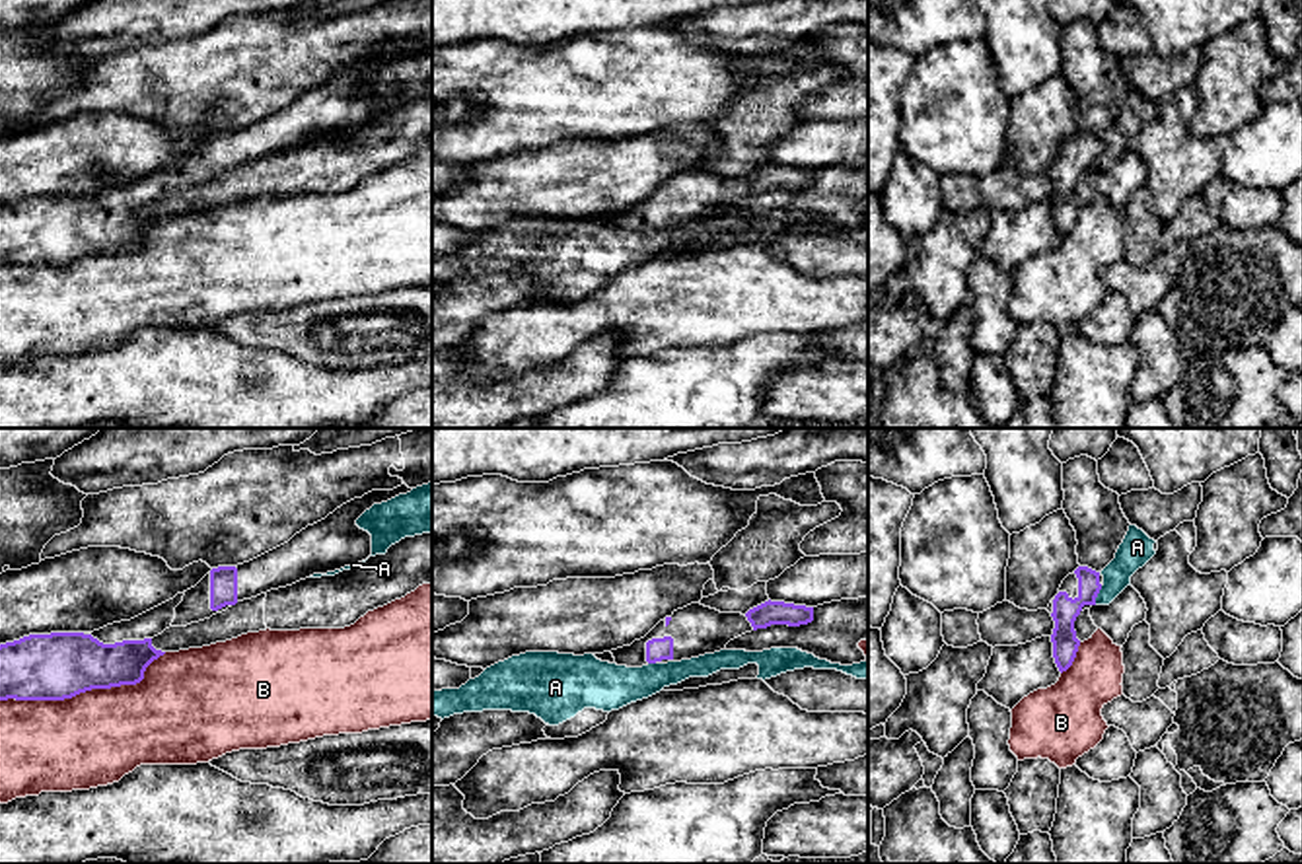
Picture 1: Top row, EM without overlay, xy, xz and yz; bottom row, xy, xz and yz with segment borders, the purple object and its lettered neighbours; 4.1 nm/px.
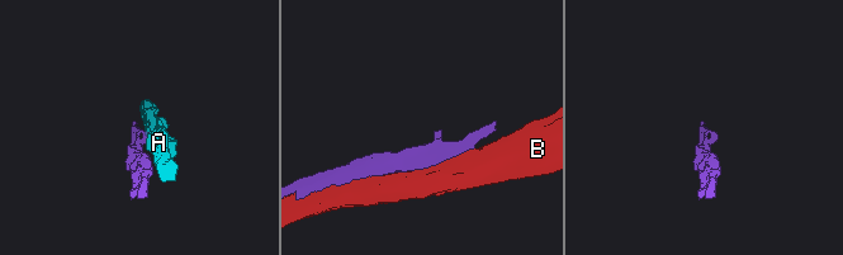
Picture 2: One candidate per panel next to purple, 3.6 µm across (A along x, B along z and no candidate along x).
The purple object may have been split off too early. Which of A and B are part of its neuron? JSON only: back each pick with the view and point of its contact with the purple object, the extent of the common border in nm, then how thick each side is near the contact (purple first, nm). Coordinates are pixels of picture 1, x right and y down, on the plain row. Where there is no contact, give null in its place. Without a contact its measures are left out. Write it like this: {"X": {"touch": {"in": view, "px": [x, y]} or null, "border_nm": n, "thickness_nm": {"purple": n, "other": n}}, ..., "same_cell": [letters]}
{"same_cell": []}

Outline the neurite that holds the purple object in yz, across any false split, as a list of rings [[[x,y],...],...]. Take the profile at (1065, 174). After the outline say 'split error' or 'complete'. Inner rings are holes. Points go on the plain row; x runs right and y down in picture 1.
[[[1078,130],[1063,144],[1059,158],[1047,171],[1055,185],[1051,206],[1053,222],[1061,237],[1072,230],[1080,210],[1074,195],[1074,185],[1084,173],[1096,169],[1096,162],[1102,150],[1103,140],[1100,136],[1088,130]]]; split error

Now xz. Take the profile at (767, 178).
[[[765,165],[745,179],[720,177],[691,167],[660,185],[644,202],[611,214],[617,230],[642,232],[714,218],[745,197],[771,189],[800,191],[814,185],[814,171],[784,165]]]; split error

